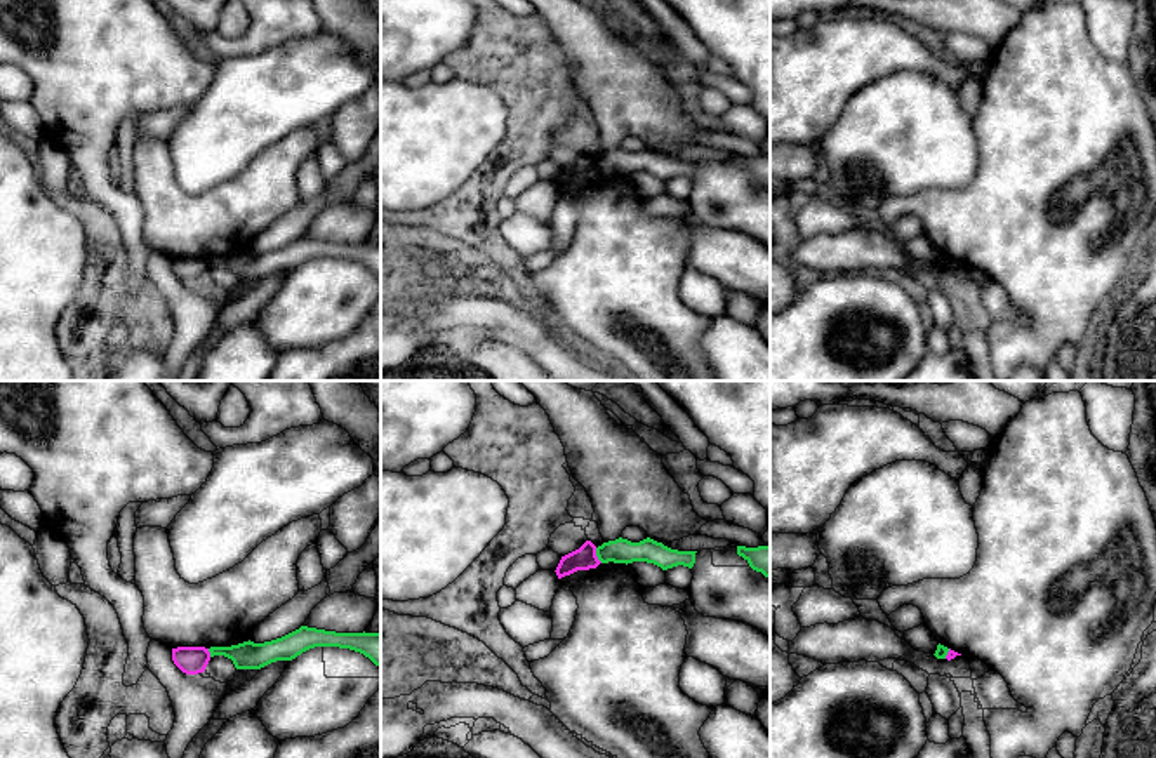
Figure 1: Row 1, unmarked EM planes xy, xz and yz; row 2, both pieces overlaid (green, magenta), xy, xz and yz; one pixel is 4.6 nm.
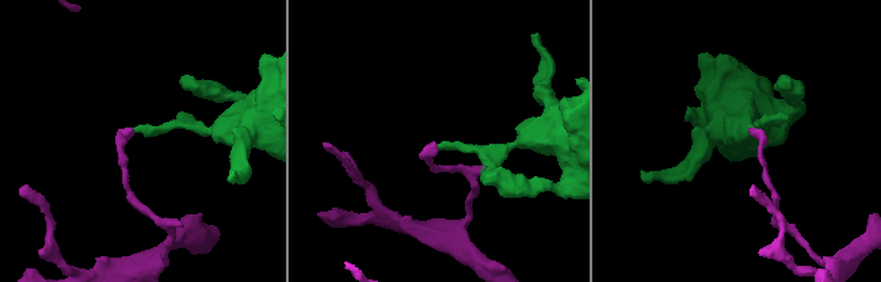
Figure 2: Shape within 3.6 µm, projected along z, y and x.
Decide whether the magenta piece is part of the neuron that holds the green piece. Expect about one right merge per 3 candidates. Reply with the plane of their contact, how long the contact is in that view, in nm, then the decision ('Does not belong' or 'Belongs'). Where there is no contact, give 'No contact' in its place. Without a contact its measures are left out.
Touches green in xz. Shared border 80 nm. Does not belong

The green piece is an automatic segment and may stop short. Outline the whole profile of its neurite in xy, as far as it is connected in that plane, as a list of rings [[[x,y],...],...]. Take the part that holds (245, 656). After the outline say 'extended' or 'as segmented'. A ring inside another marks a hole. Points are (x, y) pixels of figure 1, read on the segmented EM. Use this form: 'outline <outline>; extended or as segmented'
outline [[[301,626],[299,629],[264,643],[243,642],[231,647],[210,647],[210,657],[224,655],[236,669],[261,669],[276,661],[292,661],[315,647],[349,648],[369,657],[381,668],[381,631],[379,633],[336,633]]]; as segmented

